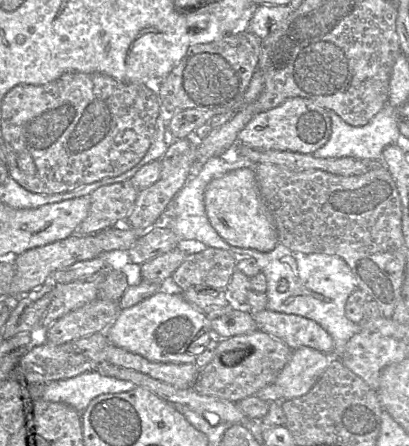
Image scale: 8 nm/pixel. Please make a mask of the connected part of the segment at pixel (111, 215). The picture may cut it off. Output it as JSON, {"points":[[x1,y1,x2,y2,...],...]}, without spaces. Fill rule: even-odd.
{"points":[[130,180,101,186,90,193,87,217,76,230,79,235,94,235,127,221,139,190]]}

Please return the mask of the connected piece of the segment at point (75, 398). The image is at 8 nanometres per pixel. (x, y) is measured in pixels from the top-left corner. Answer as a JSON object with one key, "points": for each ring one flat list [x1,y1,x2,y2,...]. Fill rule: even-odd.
{"points":[[92,370,73,378,47,383,43,399,68,404,82,414,96,397,103,394,128,392,136,386,131,381]]}

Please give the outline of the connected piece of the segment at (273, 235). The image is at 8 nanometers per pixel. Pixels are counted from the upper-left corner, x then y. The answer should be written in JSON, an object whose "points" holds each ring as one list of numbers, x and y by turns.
{"points":[[240,168,213,179,205,190,205,209,213,228,232,246,270,252,279,243,275,220,260,193,253,169]]}

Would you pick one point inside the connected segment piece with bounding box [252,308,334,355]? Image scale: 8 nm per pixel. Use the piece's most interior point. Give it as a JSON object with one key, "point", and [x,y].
{"point":[296,331]}

